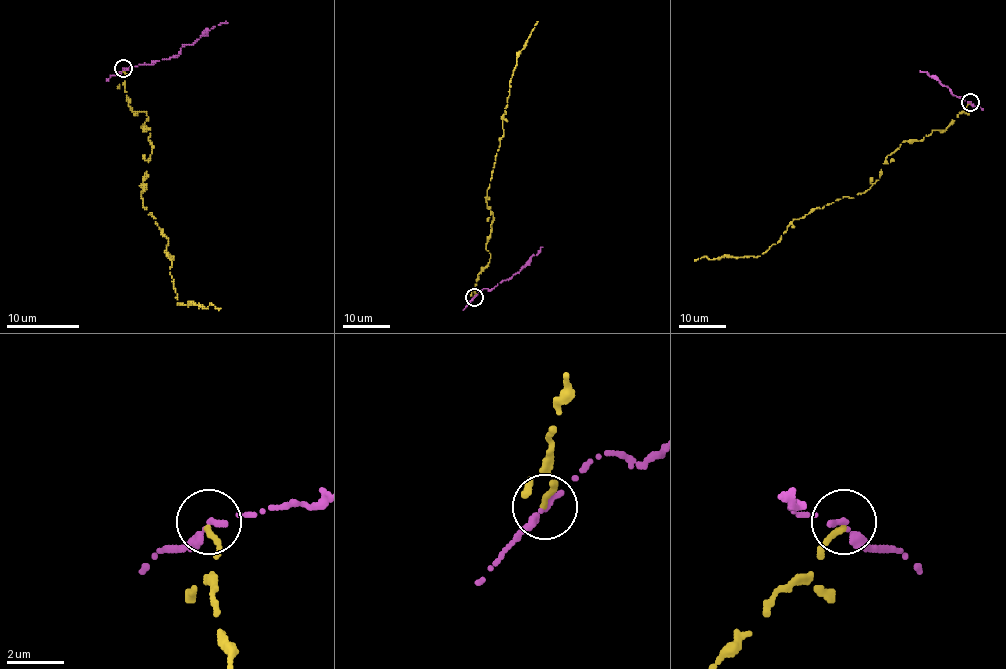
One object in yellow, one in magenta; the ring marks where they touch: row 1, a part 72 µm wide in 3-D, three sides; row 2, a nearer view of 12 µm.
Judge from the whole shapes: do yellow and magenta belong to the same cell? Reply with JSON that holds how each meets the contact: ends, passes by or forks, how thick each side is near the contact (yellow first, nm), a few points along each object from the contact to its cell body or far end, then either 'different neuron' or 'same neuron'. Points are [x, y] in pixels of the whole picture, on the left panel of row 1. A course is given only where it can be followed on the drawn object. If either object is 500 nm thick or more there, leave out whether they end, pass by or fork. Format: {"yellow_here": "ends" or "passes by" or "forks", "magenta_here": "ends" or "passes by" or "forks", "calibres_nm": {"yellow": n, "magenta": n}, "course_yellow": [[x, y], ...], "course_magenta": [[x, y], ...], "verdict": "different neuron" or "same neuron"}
{"yellow_here": "ends", "magenta_here": "passes by", "calibres_nm": {"yellow": 200, "magenta": 200}, "course_yellow": [[123, 70], [126, 100], [146, 111], [143, 207], [168, 240], [177, 305], [220, 308]], "course_magenta": [[123, 68], [150, 64], [177, 55], [184, 45], [193, 45], [213, 26], [227, 23]], "verdict": "different neuron"}

